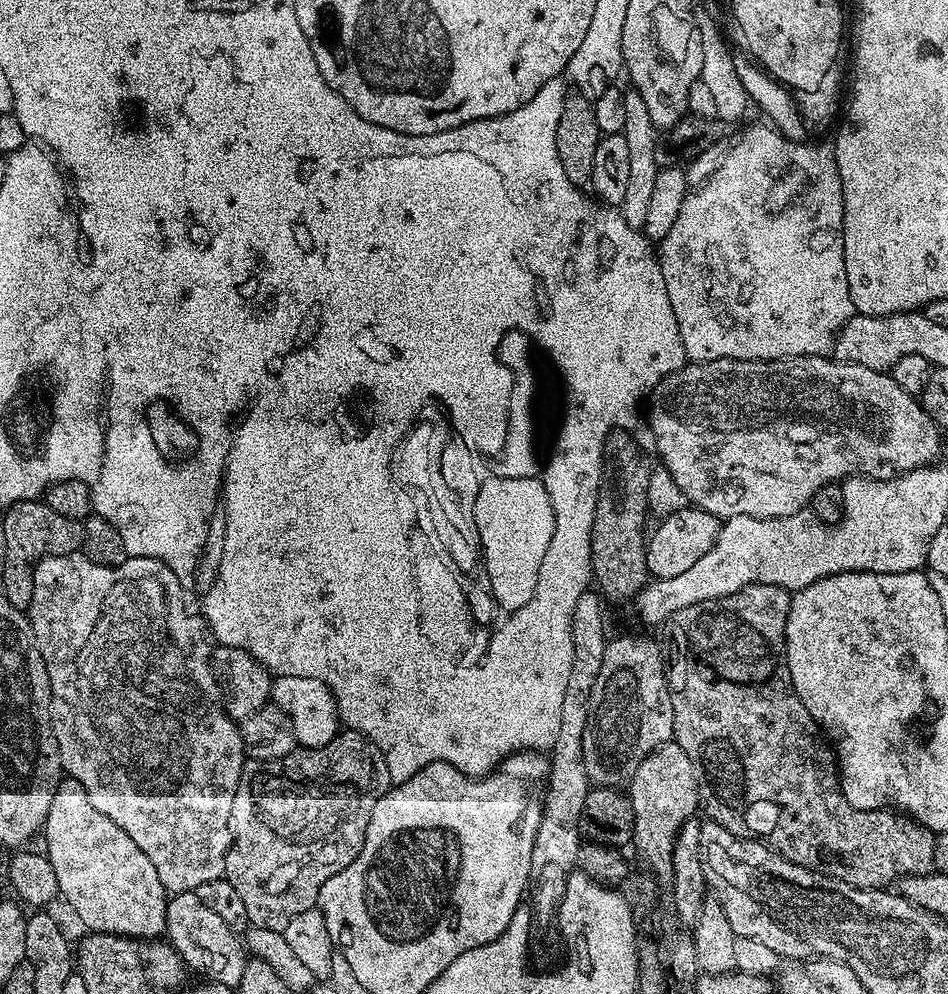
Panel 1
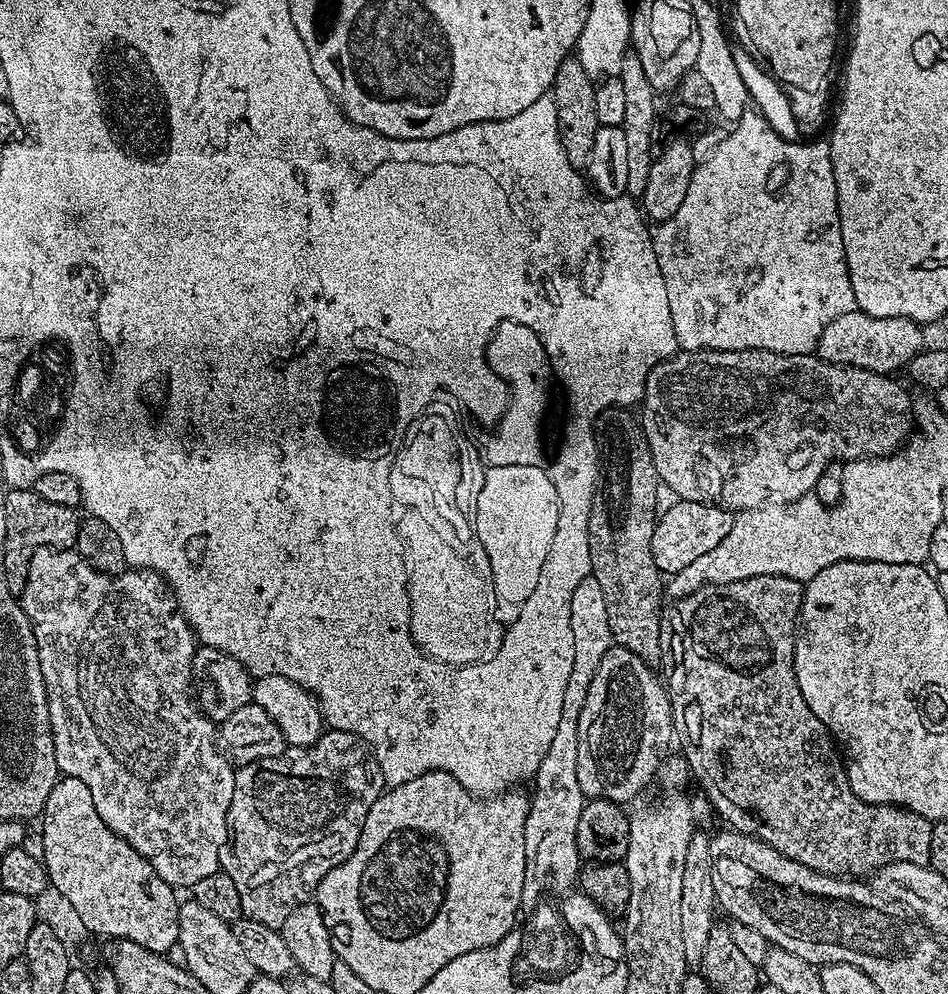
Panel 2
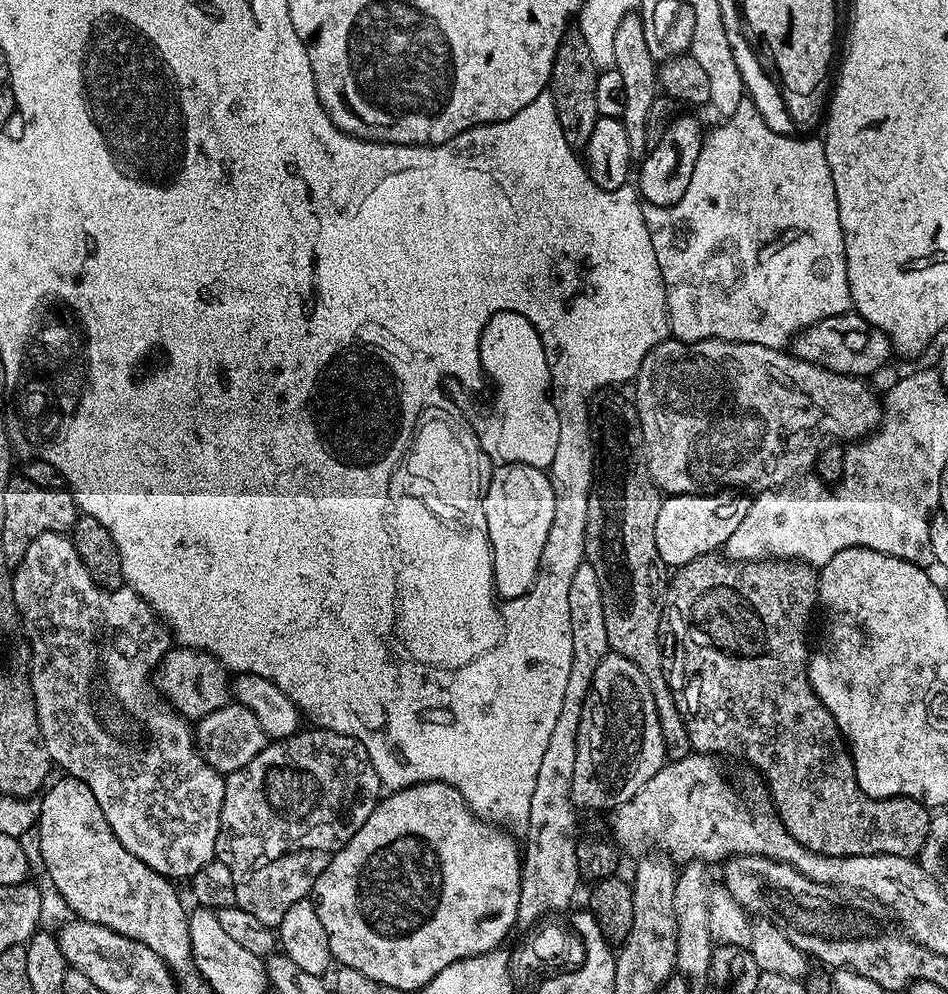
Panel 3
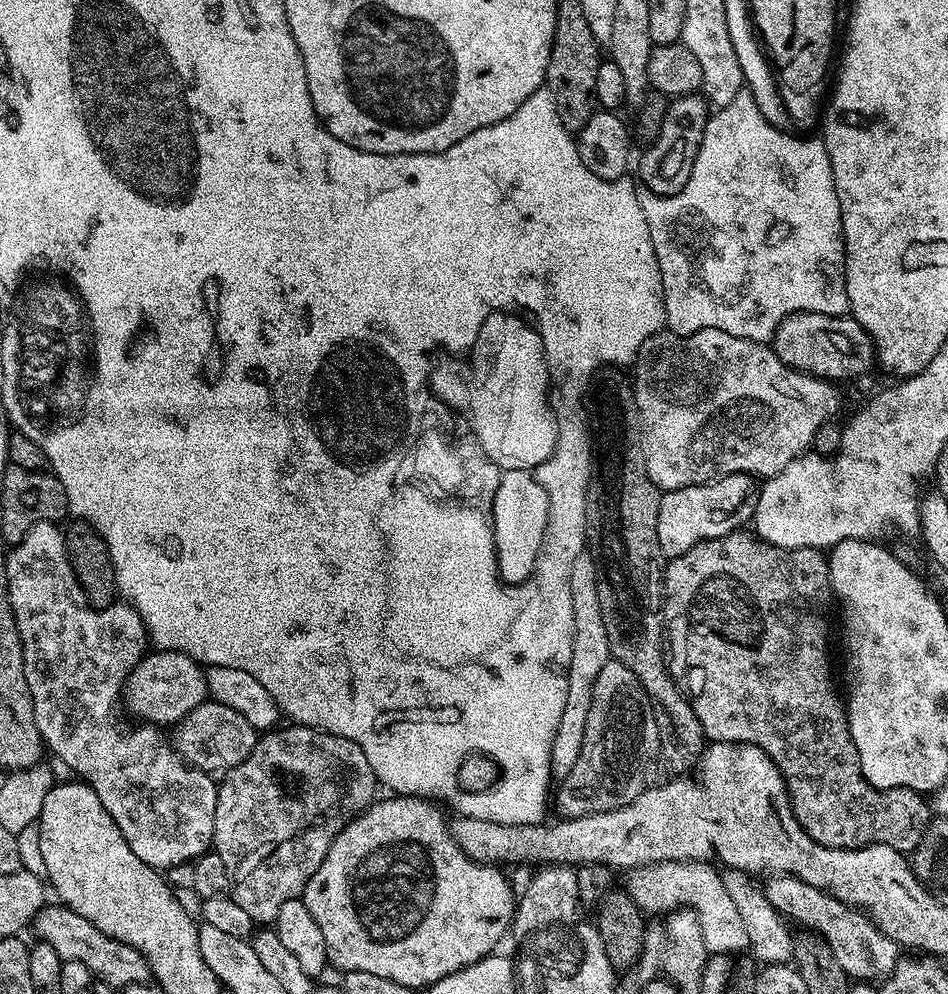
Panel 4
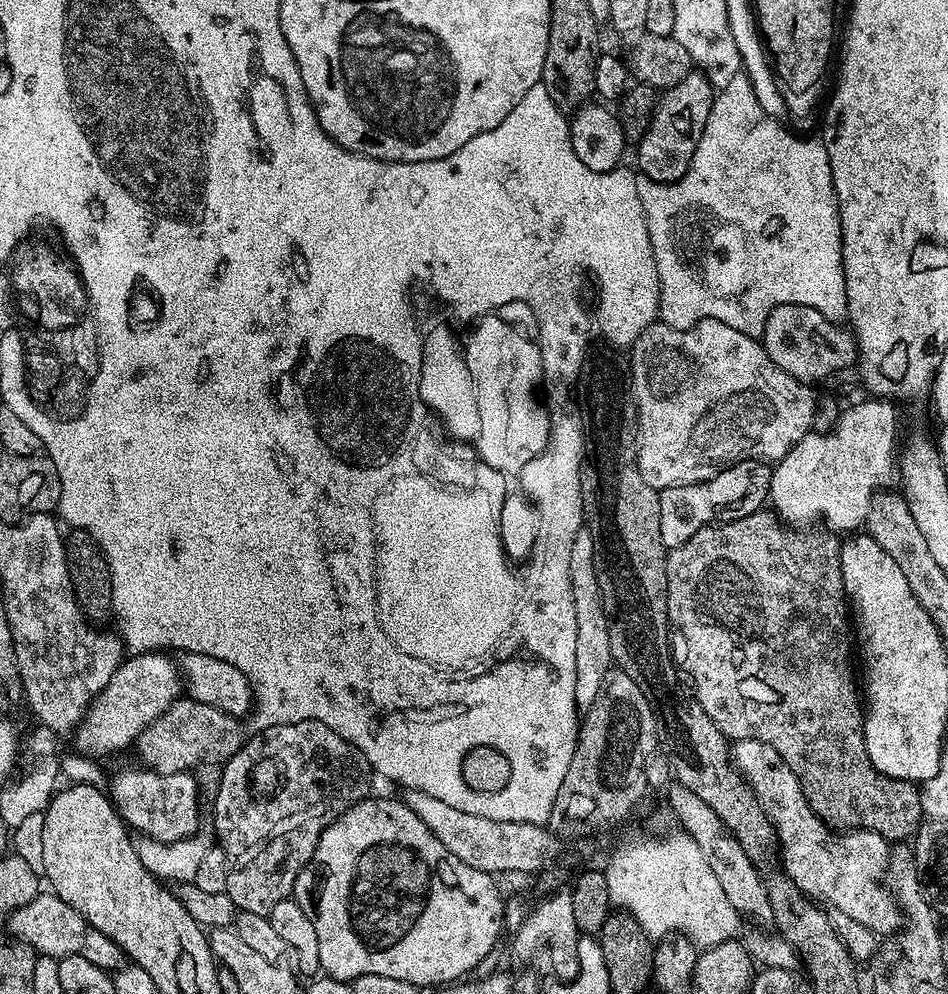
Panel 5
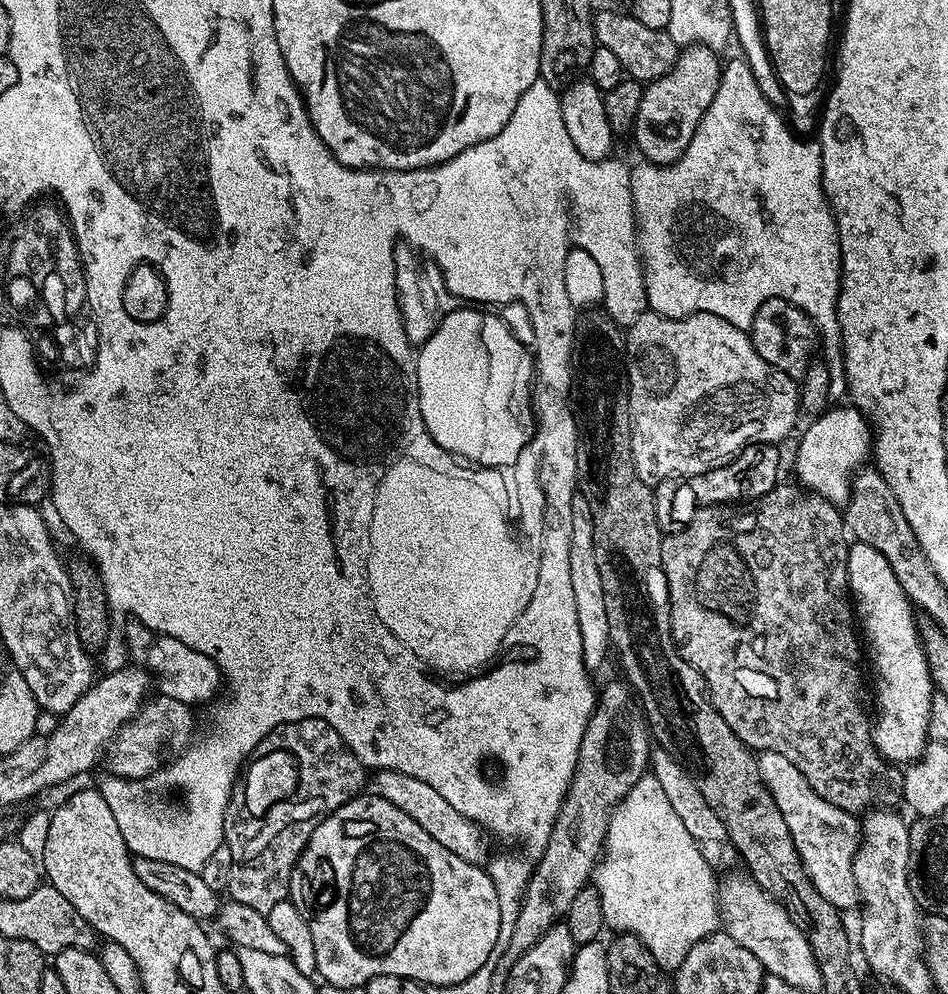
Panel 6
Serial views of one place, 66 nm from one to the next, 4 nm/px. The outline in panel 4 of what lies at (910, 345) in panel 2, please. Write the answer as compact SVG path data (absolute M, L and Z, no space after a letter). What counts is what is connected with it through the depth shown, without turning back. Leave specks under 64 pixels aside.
M795 312L790 314L776 328L776 333L772 335L770 347L778 354L778 358L787 368L793 368L799 372L805 372L811 376L817 376L820 380L852 380L855 376L860 376L863 372L868 372L874 368L876 360L876 345L868 336L868 331L861 326L851 315L827 316L817 312Z

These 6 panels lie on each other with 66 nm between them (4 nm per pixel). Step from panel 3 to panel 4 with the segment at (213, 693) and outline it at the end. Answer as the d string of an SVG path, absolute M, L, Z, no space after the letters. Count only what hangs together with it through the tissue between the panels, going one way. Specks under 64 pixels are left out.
M159 650L149 651L134 666L134 670L130 670L122 693L123 707L128 707L136 715L137 721L157 726L179 724L180 721L184 720L186 714L190 714L190 710L194 710L207 699L209 699L208 678L200 661L181 652L161 652Z

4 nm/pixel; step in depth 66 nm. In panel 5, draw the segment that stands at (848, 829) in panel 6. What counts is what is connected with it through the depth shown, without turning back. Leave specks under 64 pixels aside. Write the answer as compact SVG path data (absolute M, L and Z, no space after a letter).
M737 740L731 745L730 759L744 777L762 810L776 832L778 857L784 863L783 875L799 886L813 901L833 908L833 913L854 918L879 937L888 938L900 931L902 913L888 891L885 876L888 870L889 841L876 832L833 830L817 816L806 802L799 778L786 766L782 754L774 746L757 740Z

